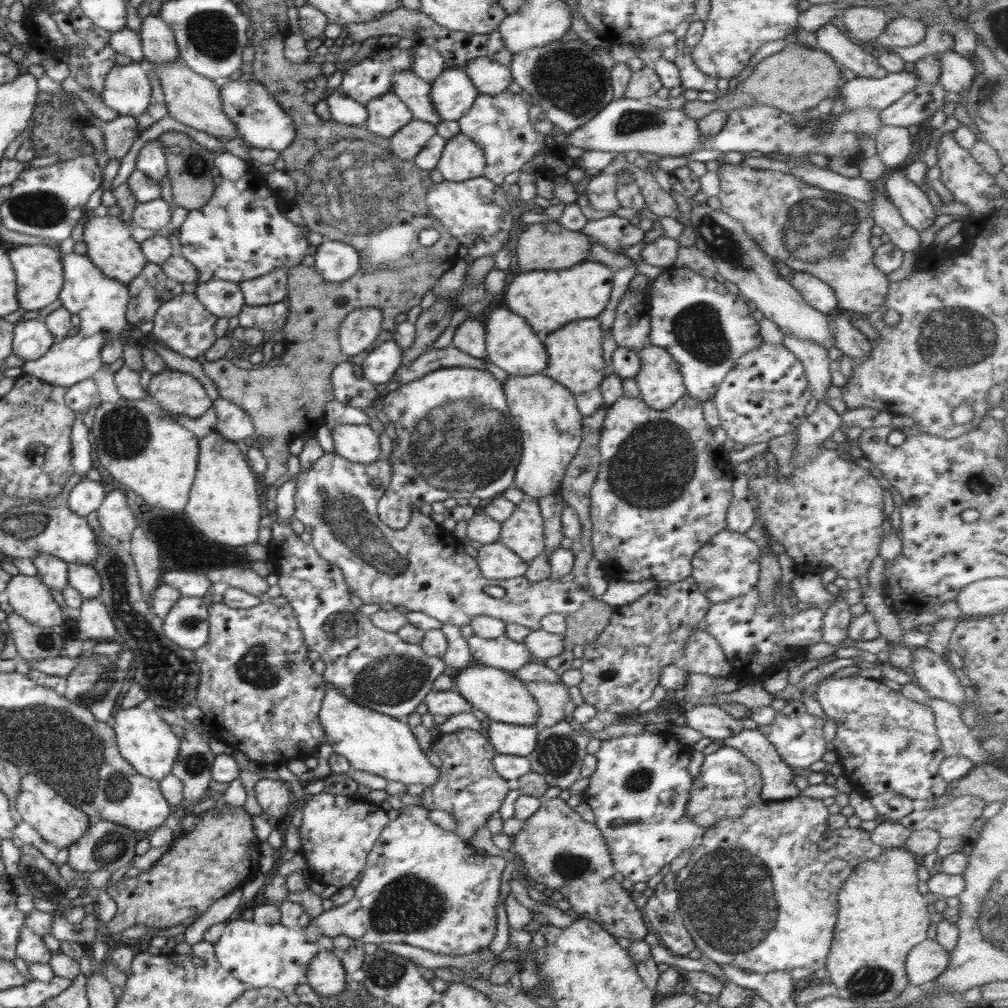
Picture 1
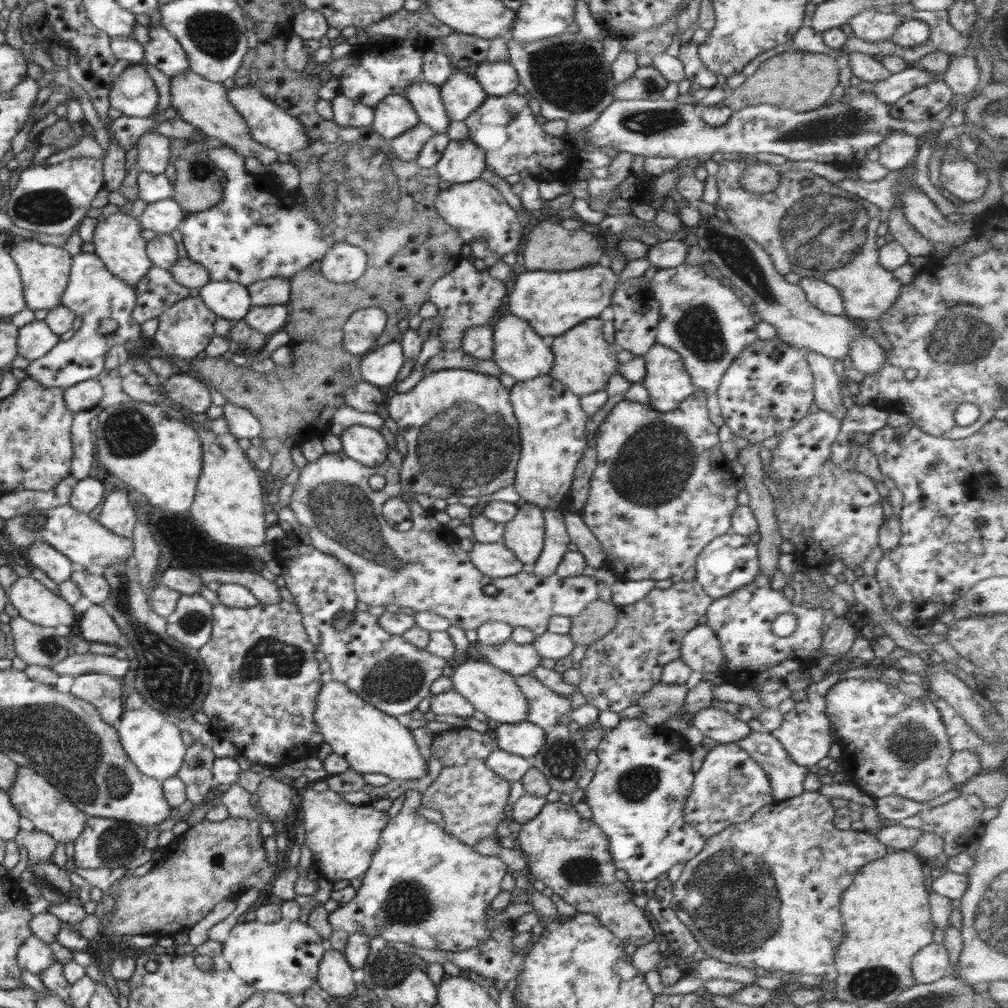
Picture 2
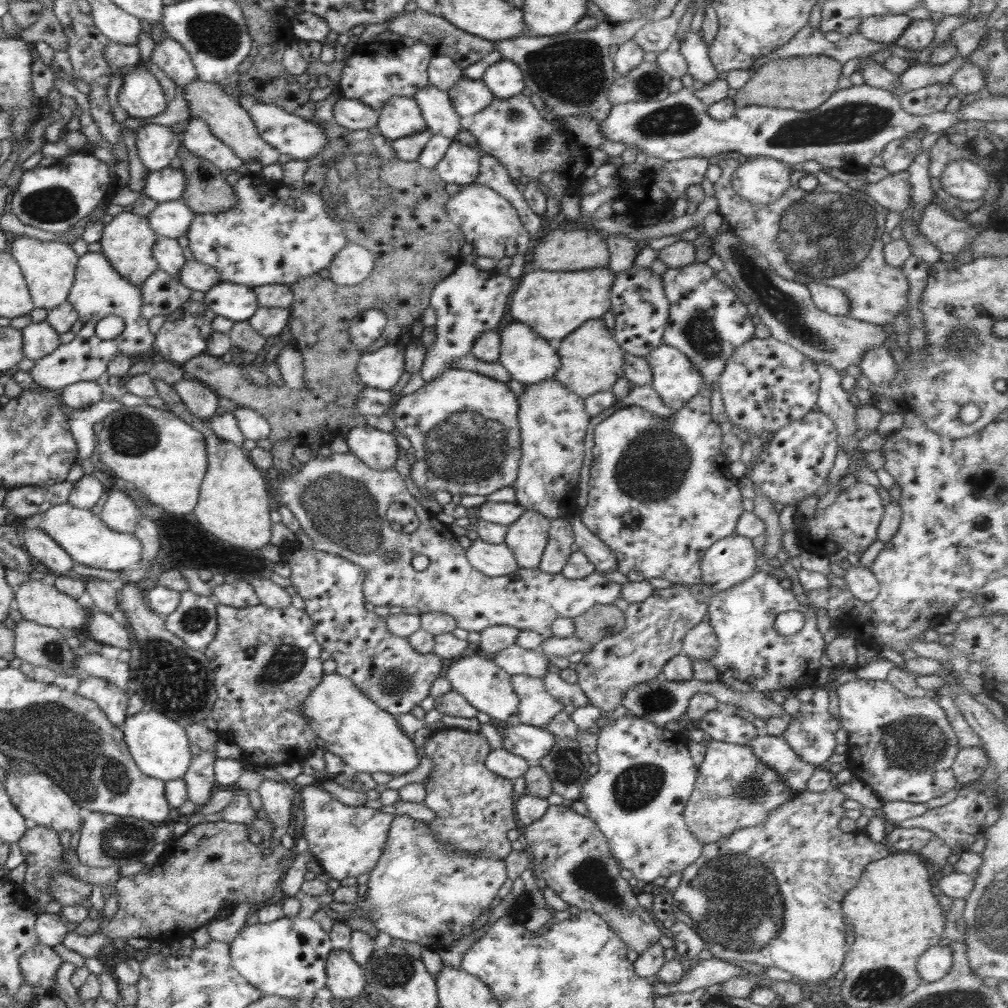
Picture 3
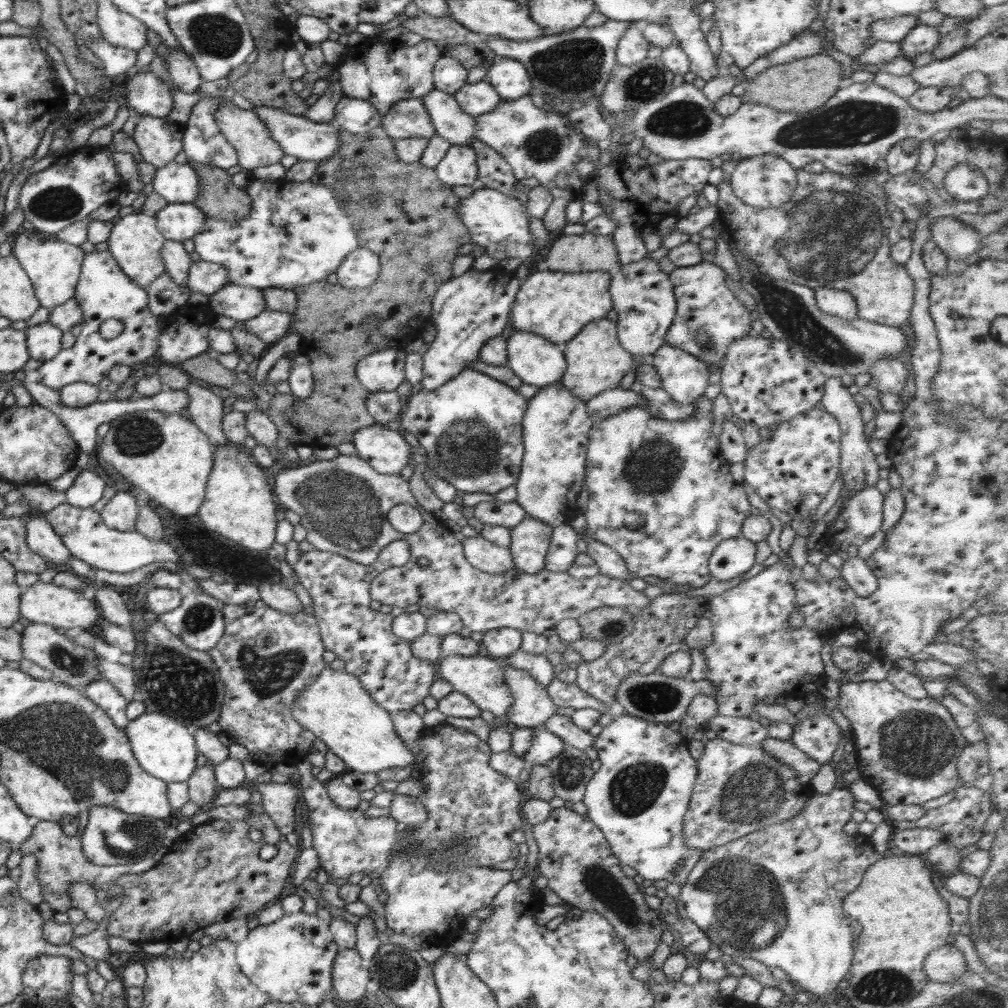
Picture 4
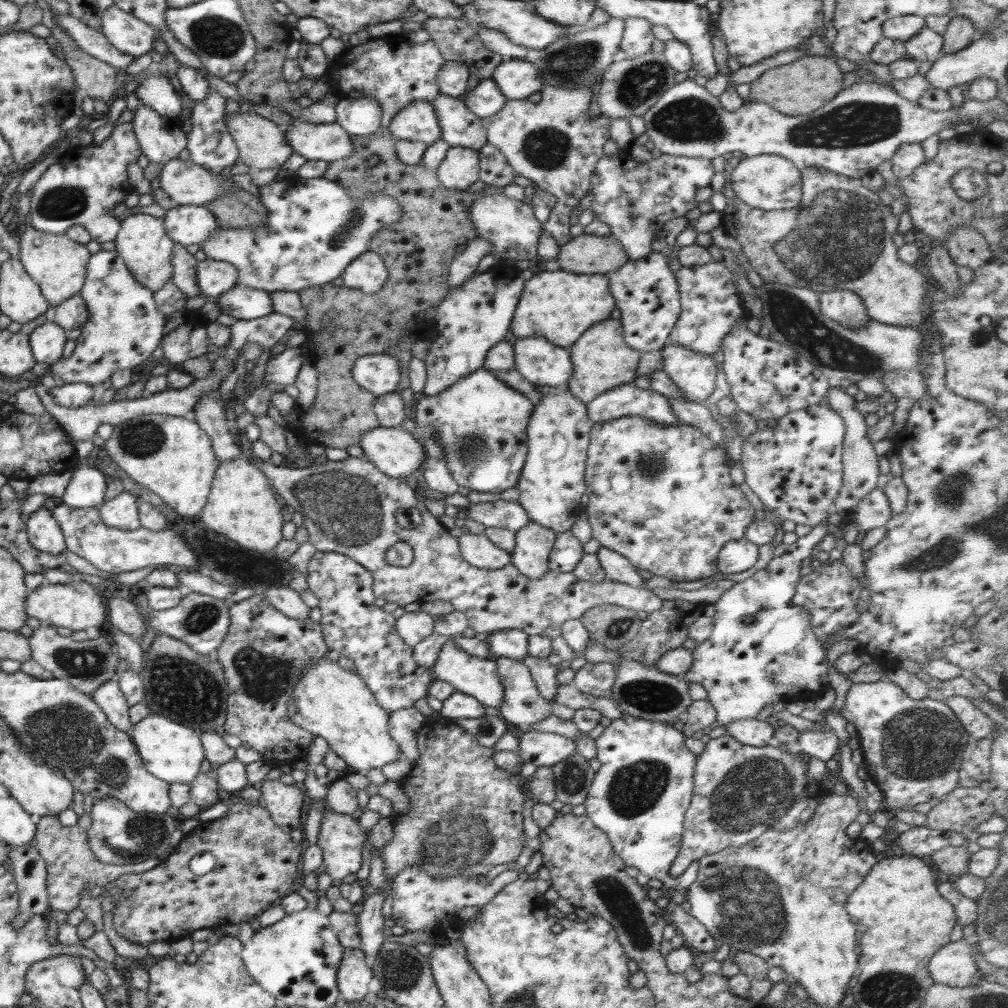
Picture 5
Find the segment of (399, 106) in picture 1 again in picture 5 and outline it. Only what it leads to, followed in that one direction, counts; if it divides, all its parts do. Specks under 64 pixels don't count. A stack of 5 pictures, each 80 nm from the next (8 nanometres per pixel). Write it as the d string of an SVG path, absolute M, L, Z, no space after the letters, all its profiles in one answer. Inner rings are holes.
M415 100L400 110L388 130L397 139L422 141L427 145L441 138L440 123L430 101Z

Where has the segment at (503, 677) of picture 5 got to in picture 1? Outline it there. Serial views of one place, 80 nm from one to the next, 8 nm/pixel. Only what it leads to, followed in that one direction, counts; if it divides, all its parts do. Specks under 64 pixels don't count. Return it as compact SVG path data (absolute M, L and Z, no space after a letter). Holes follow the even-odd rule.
M530 681L523 682L528 692L536 699L539 706L539 727L551 727L560 721L571 719L575 709L573 696L562 682Z

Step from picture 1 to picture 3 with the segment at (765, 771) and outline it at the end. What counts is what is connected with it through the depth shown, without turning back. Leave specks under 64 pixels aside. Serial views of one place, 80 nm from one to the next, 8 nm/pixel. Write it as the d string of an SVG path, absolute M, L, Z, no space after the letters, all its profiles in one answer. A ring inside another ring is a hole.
M762 733L747 746L755 753L757 760L775 770L793 792L806 791L806 782L817 765L804 762L784 738Z

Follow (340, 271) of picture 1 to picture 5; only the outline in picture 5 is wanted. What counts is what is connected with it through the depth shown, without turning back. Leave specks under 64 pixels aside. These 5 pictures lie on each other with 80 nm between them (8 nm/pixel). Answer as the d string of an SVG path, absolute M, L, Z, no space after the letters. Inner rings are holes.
M369 250L360 258L352 260L352 264L344 269L341 278L344 286L361 289L364 294L372 296L384 286L388 275L382 258Z

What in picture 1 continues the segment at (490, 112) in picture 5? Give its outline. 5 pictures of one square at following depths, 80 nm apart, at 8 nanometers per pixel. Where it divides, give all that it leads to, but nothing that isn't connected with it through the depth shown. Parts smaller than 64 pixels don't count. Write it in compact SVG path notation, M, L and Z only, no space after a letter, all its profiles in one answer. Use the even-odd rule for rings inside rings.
M462 67L446 68L431 82L431 101L442 120L460 120L478 93Z

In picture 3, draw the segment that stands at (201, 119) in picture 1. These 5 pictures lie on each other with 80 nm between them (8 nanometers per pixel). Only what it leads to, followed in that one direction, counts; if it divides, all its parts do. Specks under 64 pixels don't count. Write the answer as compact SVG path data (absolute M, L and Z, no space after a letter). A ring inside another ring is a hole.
M196 79L183 88L179 88L179 92L183 93L190 105L190 118L200 117L204 123L208 124L212 134L229 146L244 163L259 162L263 167L278 163L281 152L260 138L252 117L244 111L238 101L234 101L231 95L225 93L218 83Z

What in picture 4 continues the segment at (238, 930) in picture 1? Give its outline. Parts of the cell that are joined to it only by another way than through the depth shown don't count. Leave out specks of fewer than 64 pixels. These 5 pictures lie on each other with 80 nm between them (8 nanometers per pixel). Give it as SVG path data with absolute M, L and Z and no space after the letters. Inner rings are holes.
M300 911L290 915L284 914L276 922L250 929L246 939L237 943L236 963L240 971L250 979L250 983L268 994L270 1001L298 1007L318 1007L326 1000L328 992L335 995L334 987L332 987L332 966L334 966L334 958L338 950L339 947L334 943L329 925L324 923L316 912L307 914Z

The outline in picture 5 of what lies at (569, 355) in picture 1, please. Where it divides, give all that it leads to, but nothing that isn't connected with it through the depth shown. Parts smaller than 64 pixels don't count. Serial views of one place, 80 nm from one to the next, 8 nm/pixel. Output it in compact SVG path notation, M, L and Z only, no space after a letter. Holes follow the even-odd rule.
M612 318L593 324L568 351L573 364L572 376L567 380L569 391L585 405L608 389L634 382L635 370L642 354L624 342L621 319Z

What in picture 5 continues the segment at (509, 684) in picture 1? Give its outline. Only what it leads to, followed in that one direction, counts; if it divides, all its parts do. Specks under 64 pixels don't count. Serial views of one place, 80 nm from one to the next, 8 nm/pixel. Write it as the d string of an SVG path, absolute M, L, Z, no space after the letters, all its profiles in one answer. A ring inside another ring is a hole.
M449 637L443 644L436 662L430 669L437 680L449 682L456 691L474 697L485 707L492 706L492 708L500 710L504 698L504 687L500 682L500 678L498 678L497 664L495 661L491 659L484 660L464 652L459 646L456 646L455 642Z

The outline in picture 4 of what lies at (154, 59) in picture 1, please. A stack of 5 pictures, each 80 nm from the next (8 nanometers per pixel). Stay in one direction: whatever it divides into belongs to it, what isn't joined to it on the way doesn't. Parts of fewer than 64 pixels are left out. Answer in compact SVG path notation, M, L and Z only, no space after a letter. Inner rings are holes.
M170 50L166 56L167 72L175 86L188 94L198 94L198 86L203 80L199 75L195 63L191 57L182 50Z

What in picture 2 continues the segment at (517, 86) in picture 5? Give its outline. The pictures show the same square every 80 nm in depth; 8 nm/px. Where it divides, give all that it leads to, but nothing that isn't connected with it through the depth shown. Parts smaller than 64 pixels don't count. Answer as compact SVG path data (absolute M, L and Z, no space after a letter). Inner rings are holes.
M486 62L474 66L474 76L486 94L506 96L516 90L519 76L509 62Z

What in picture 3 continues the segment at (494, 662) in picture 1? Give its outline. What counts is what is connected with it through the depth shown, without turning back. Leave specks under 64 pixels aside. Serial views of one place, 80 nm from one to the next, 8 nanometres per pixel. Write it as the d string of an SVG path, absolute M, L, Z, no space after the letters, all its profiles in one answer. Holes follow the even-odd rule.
M516 644L492 654L493 661L510 675L526 674L541 678L549 671L548 658L536 650L522 648Z

